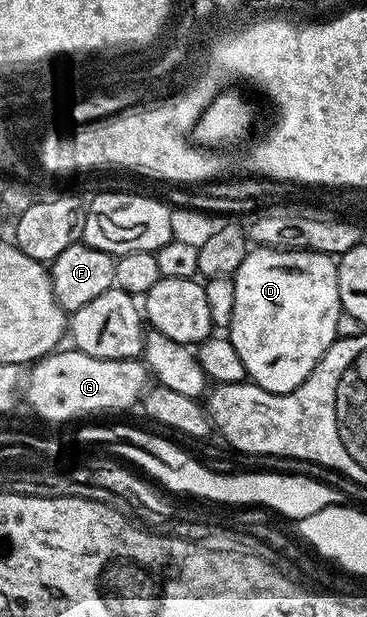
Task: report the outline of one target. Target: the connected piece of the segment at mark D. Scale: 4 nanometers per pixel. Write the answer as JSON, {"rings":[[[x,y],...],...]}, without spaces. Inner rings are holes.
{"rings":[[[251,247],[244,262],[233,274],[236,302],[228,335],[240,362],[244,362],[246,375],[264,390],[284,394],[296,390],[318,365],[318,360],[336,339],[336,326],[343,315],[338,289],[338,261],[327,252],[304,252],[301,248]]]}

